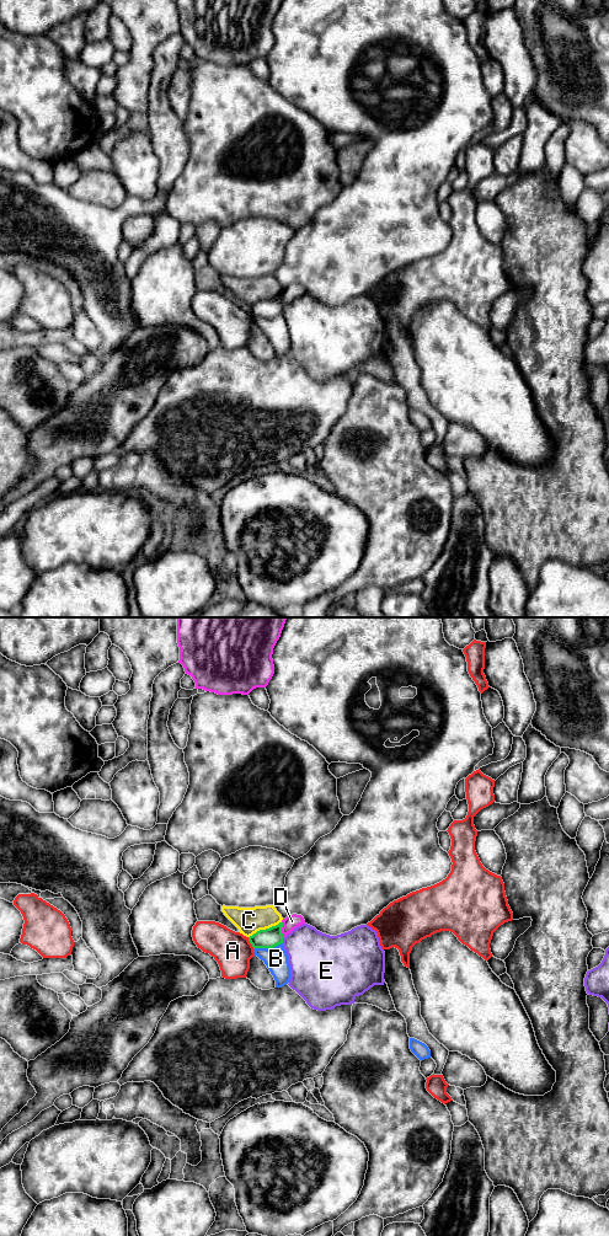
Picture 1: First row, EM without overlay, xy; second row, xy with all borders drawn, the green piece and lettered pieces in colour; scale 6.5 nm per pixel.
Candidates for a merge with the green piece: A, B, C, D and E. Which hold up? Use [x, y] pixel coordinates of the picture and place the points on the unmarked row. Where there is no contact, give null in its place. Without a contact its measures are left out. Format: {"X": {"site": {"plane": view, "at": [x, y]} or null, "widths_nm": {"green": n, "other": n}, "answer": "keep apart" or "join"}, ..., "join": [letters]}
{"A": {"site": {"plane": "xy", "at": [250, 312]}, "widths_nm": {"green": 130, "other": 260}, "answer": "keep apart"}, "B": {"site": {"plane": "xy", "at": [267, 317]}, "widths_nm": {"green": 130, "other": 150}, "answer": "keep apart"}, "C": {"site": {"plane": "xy", "at": [266, 299]}, "widths_nm": {"green": 130, "other": 180}, "answer": "join"}, "D": {"site": {"plane": "xy", "at": [281, 300]}, "widths_nm": {"green": 130, "other": 90}, "answer": "keep apart"}, "E": {"site": {"plane": "xy", "at": [282, 310]}, "widths_nm": {"green": 130, "other": 340}, "answer": "keep apart"}, "join": ["C"]}

